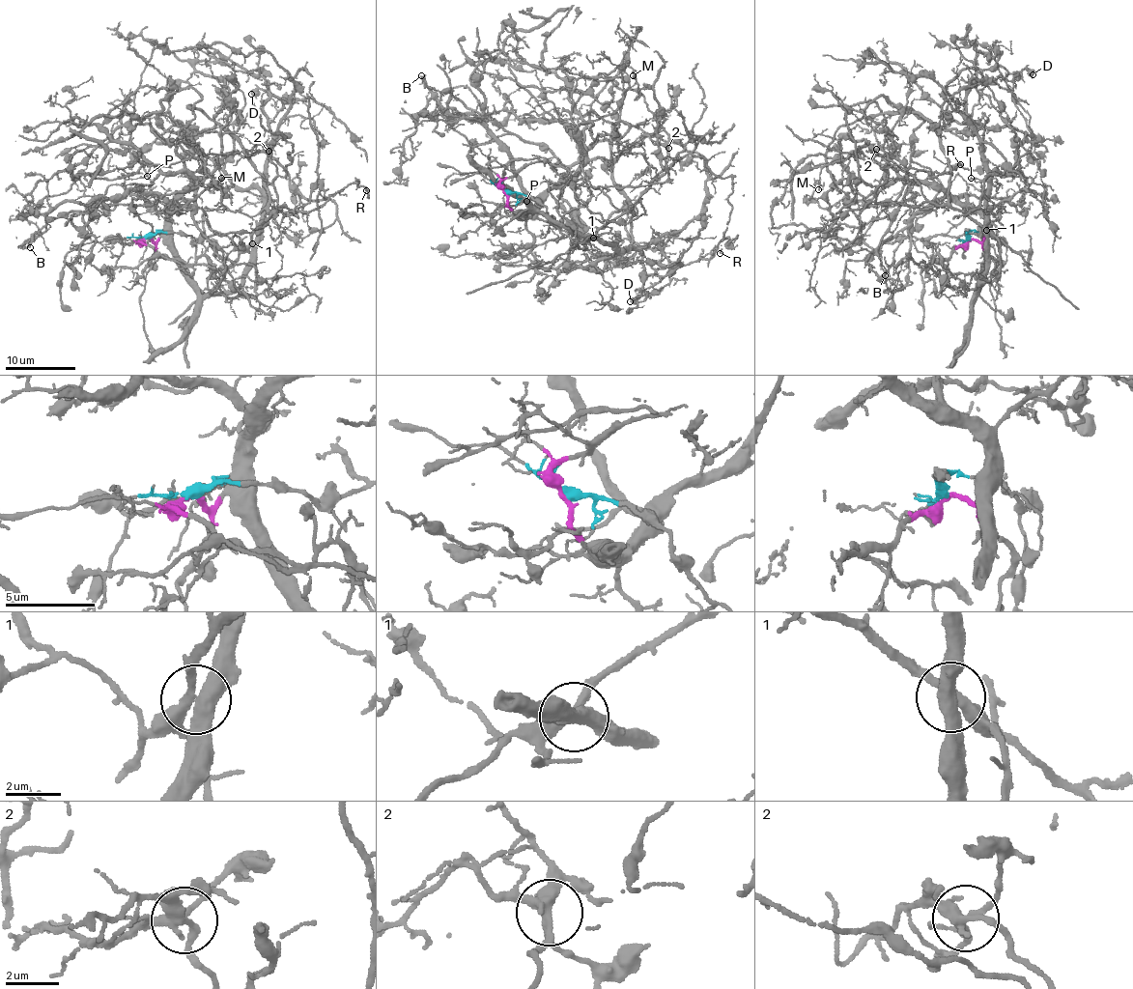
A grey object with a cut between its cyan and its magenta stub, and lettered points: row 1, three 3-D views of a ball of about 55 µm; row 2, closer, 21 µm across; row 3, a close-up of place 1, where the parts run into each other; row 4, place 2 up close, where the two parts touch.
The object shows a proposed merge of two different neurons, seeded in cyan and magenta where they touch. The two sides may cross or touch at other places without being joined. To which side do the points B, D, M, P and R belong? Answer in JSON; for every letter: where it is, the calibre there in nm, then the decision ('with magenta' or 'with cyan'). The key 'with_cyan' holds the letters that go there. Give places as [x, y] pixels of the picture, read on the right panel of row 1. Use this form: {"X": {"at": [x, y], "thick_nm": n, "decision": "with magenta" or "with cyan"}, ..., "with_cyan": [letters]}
{"B": {"at": [885, 275], "thick_nm": 190, "decision": "with magenta"}, "D": {"at": [1033, 74], "thick_nm": 600, "decision": "with magenta"}, "M": {"at": [818, 189], "thick_nm": 120, "decision": "with cyan"}, "P": {"at": [971, 178], "thick_nm": 130, "decision": "with magenta"}, "R": {"at": [960, 164], "thick_nm": 120, "decision": "with cyan"}, "with_cyan": ["M", "R"]}

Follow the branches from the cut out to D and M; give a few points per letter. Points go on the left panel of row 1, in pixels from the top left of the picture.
D: (147, 238), (161, 241), (202, 292), (240, 284), (272, 138), (263, 106), (288, 98), (251, 95)
M: (147, 236), (223, 234), (246, 249), (278, 206), (277, 169), (261, 145), (220, 155), (221, 178)

